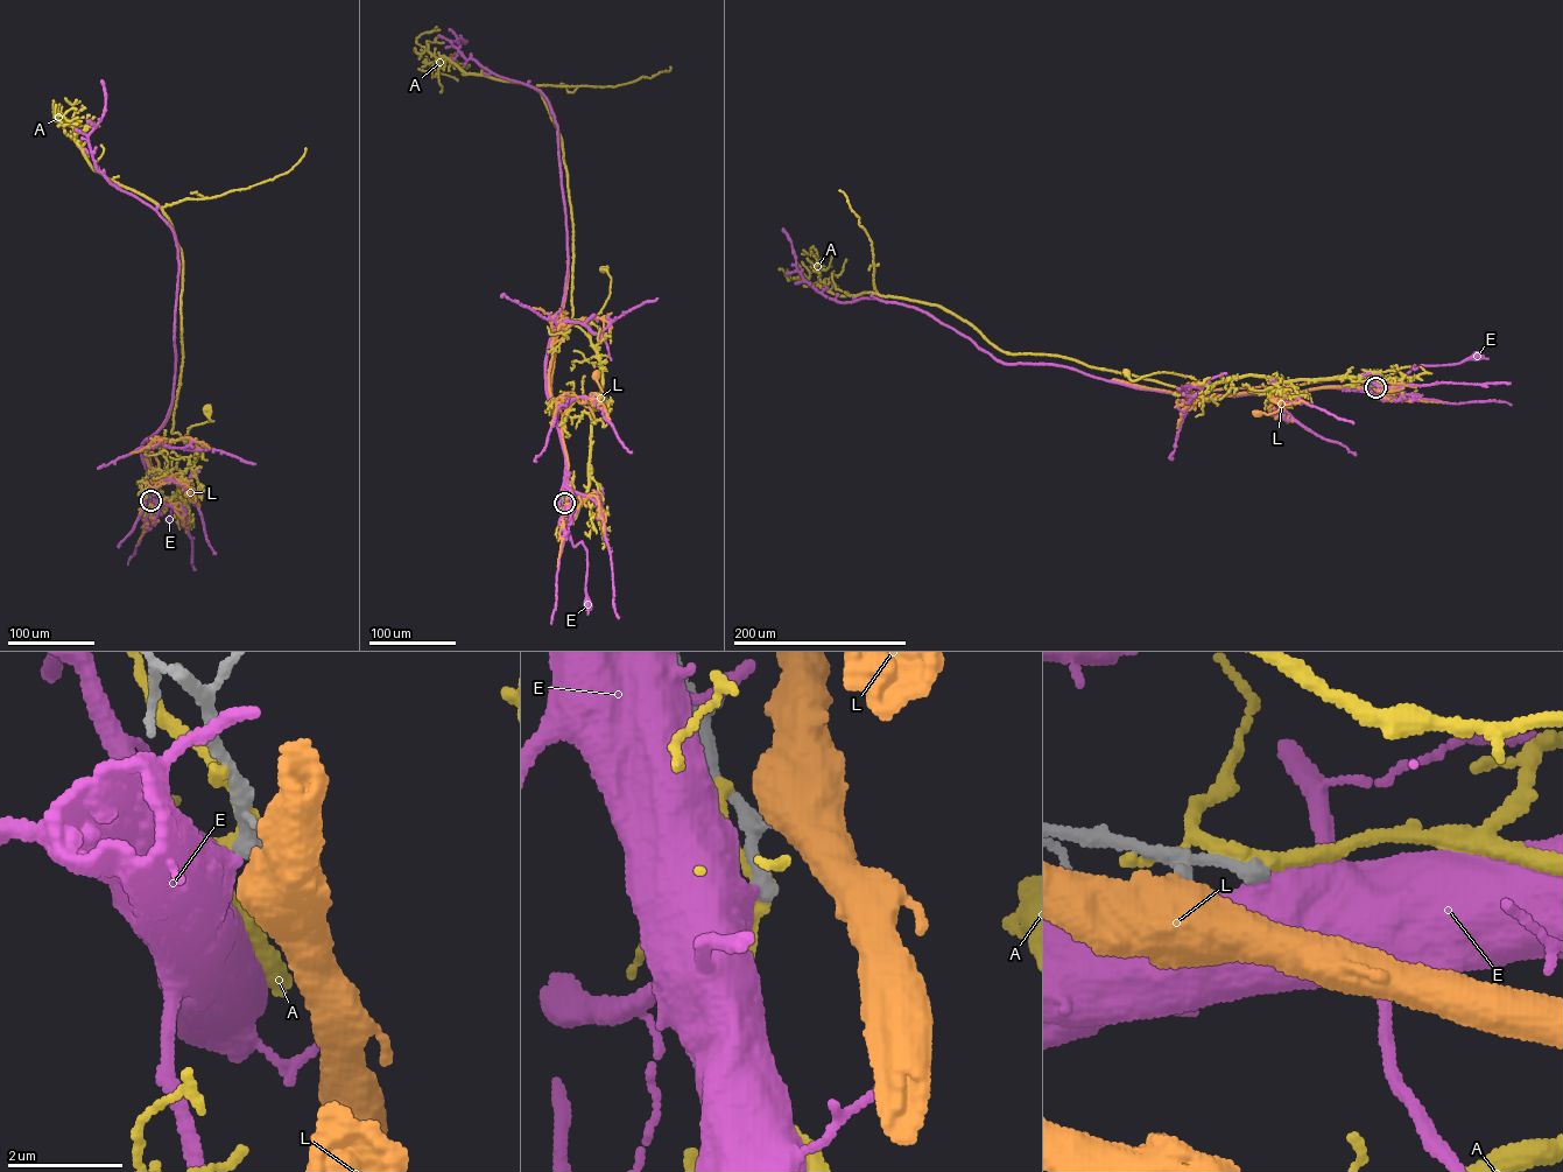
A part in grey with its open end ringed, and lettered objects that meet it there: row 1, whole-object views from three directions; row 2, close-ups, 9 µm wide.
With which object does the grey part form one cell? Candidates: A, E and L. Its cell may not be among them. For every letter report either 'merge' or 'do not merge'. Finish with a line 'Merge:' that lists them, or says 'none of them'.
A: do not merge
E: do not merge
L: do not merge
Merge: none of them

